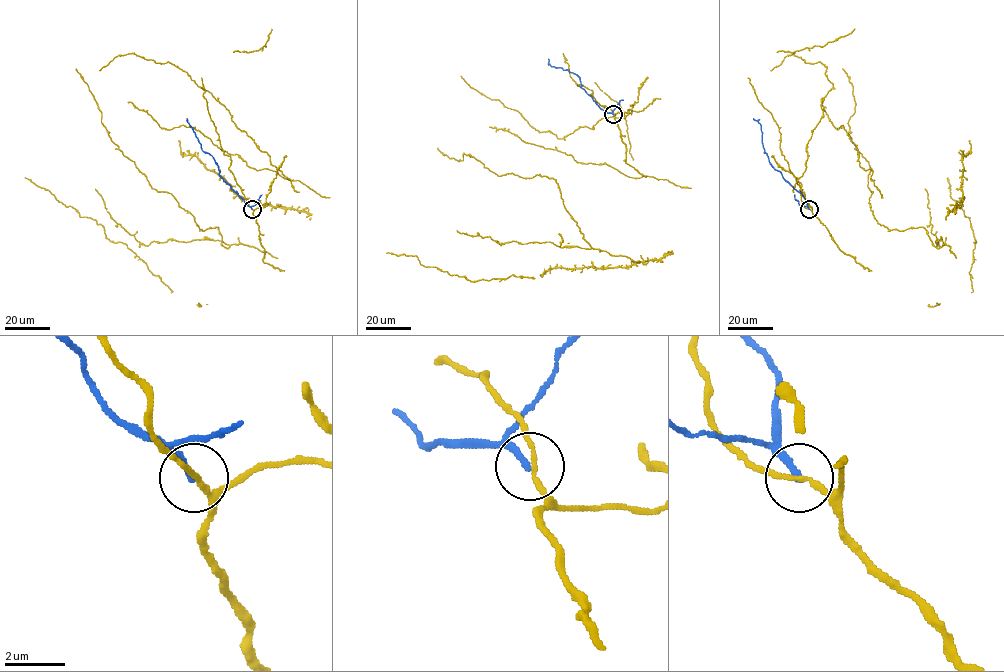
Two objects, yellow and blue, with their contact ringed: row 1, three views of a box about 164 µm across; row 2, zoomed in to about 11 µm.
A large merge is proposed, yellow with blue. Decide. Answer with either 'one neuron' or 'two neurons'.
two neurons

